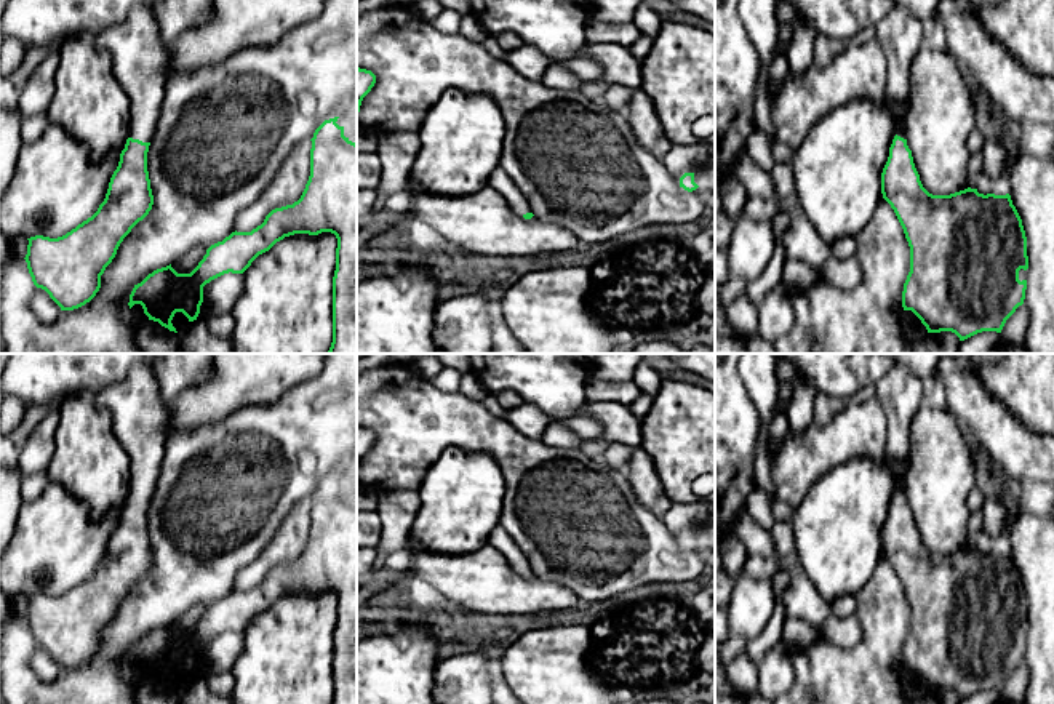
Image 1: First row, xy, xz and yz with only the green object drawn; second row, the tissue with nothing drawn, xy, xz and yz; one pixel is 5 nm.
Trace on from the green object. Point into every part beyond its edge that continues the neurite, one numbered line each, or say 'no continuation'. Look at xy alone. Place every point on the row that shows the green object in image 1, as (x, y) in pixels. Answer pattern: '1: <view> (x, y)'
1: xy (139, 60)

